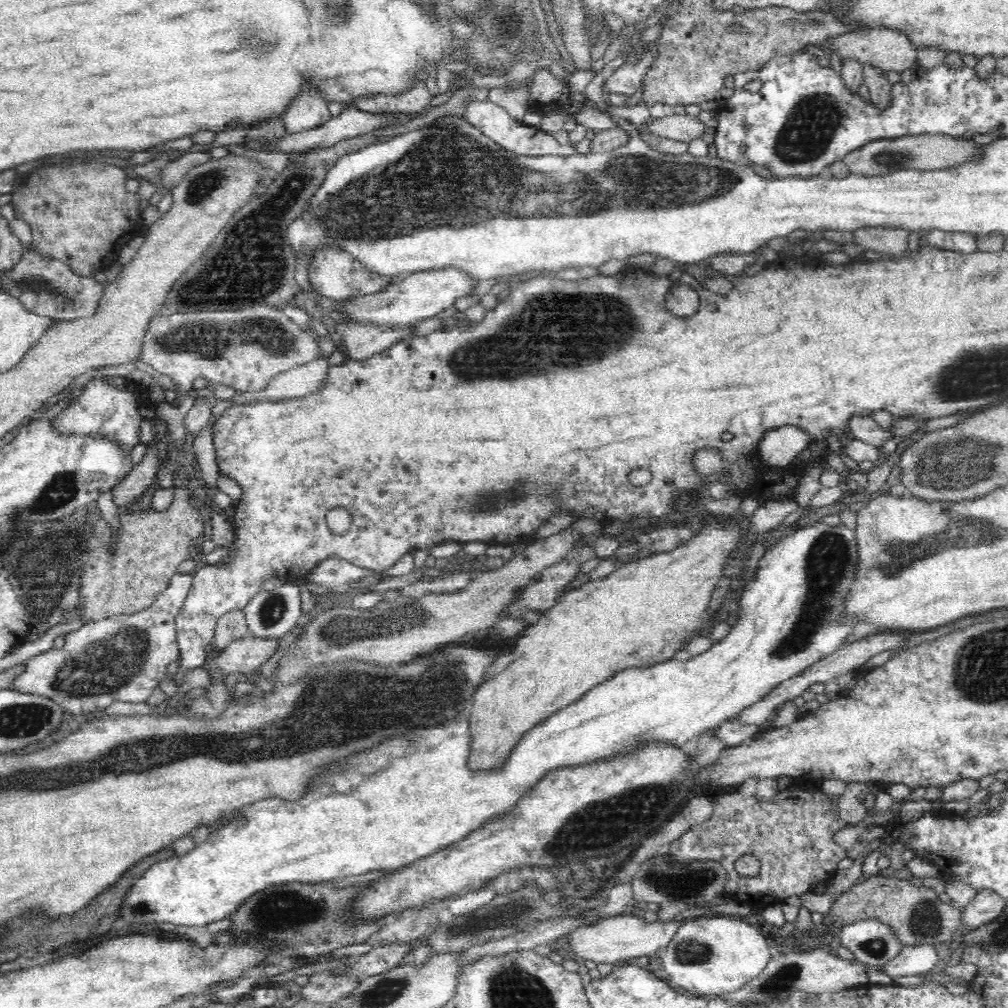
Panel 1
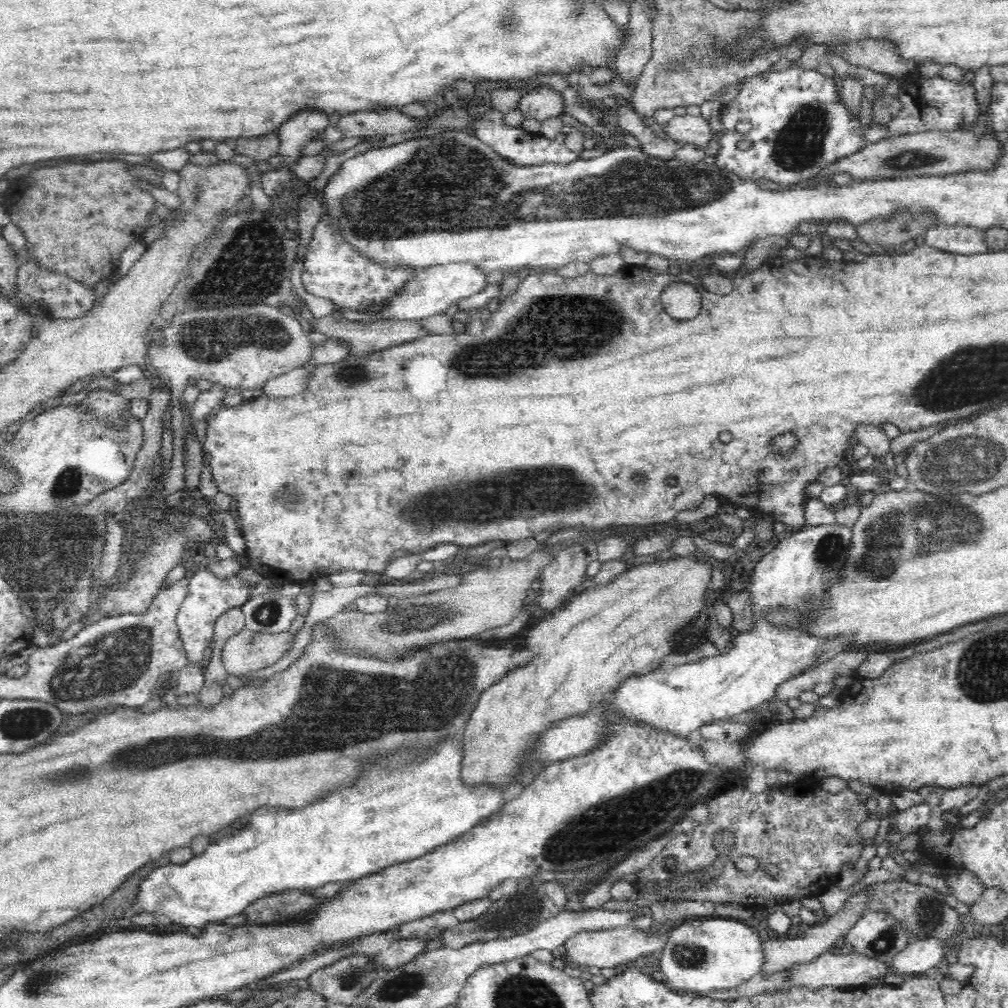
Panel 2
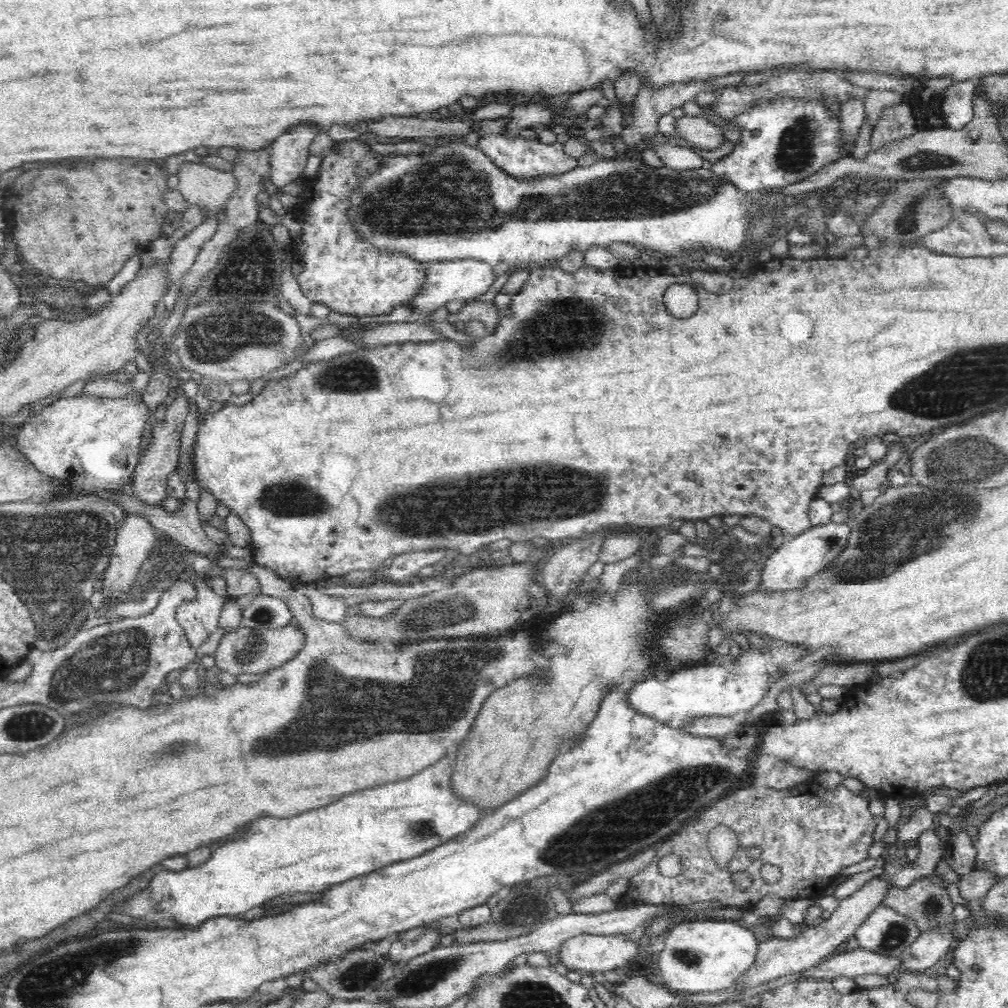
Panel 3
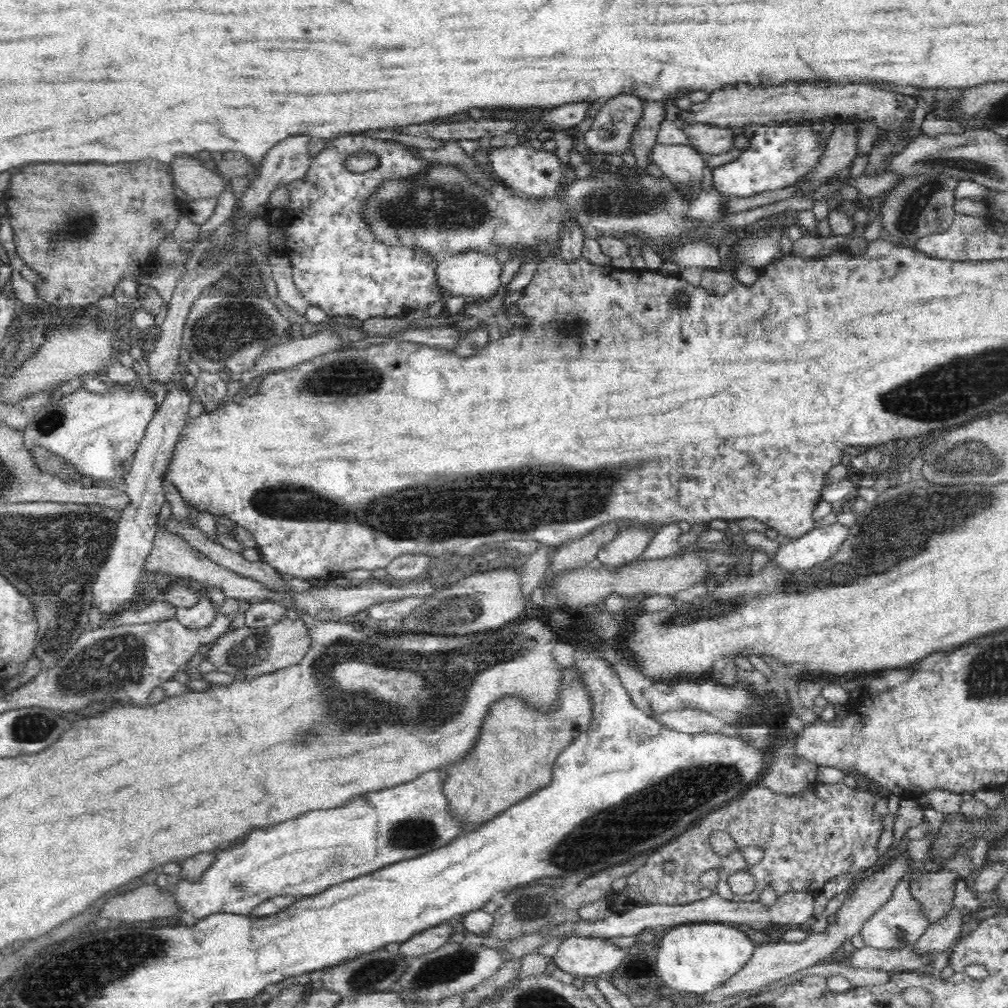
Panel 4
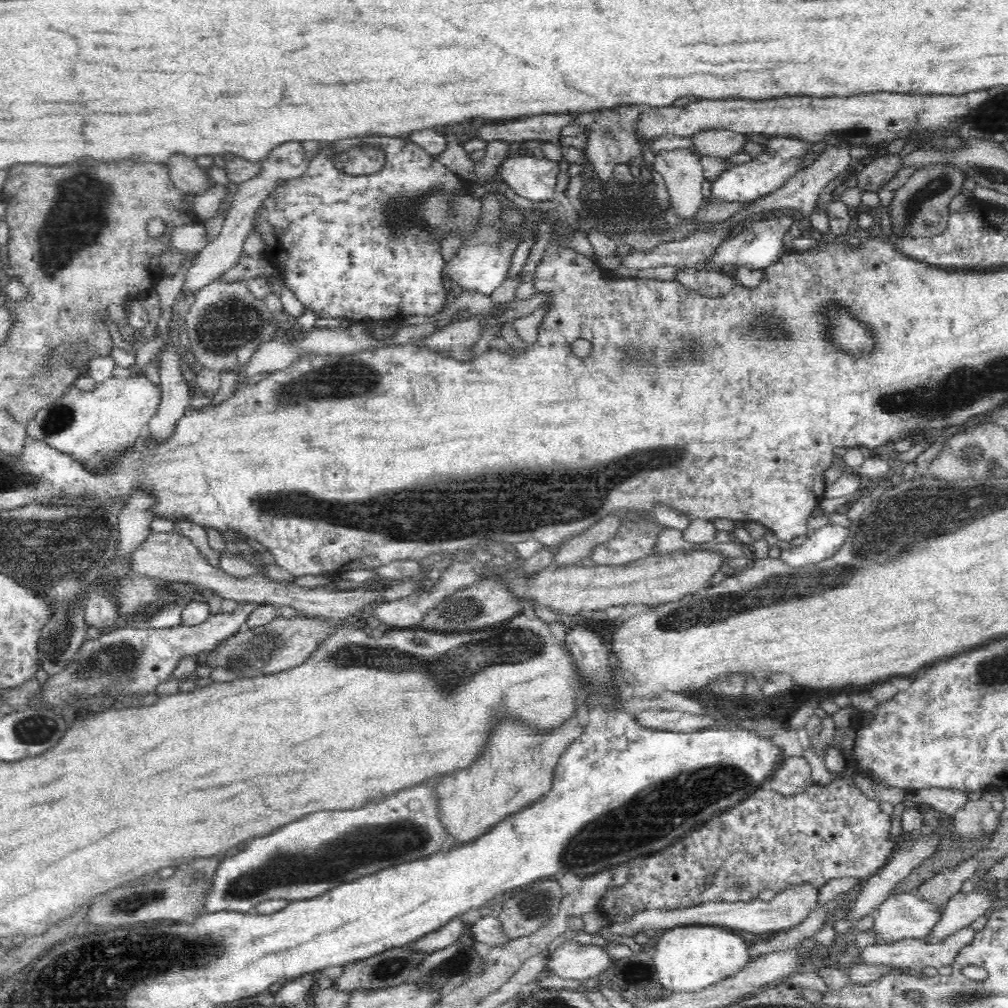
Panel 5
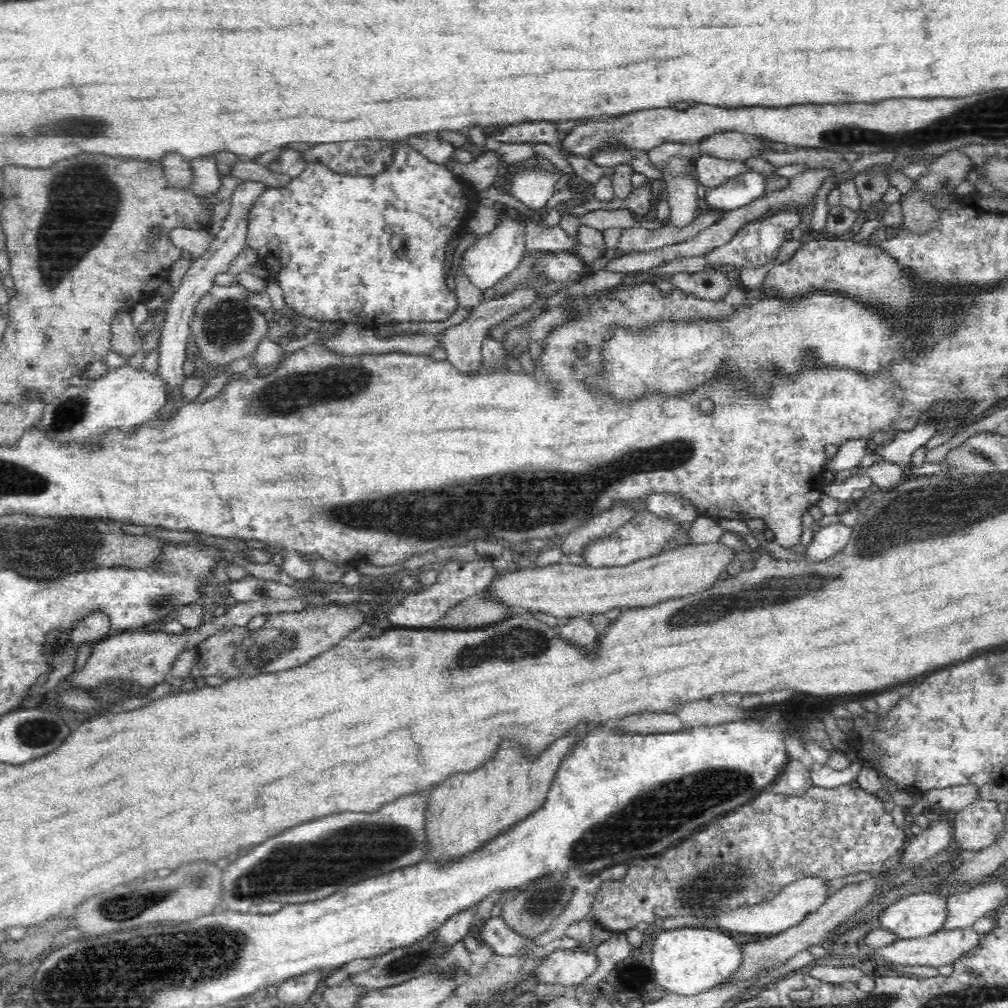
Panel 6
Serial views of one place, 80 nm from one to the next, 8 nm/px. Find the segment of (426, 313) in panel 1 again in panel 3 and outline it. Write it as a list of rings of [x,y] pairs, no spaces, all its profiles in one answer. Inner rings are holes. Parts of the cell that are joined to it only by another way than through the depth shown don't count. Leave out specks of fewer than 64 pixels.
[[[450,258],[450,260],[431,261],[429,280],[426,294],[422,294],[422,298],[409,305],[412,310],[436,310],[455,299],[476,299],[494,288],[497,277],[494,274],[494,264],[481,258]]]

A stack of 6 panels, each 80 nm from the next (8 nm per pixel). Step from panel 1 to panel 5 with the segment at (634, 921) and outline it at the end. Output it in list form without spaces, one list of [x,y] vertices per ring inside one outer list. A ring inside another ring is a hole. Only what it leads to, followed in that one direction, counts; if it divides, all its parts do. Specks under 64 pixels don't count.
[[[564,943],[549,954],[543,970],[562,980],[587,982],[608,966],[608,957],[602,947]]]

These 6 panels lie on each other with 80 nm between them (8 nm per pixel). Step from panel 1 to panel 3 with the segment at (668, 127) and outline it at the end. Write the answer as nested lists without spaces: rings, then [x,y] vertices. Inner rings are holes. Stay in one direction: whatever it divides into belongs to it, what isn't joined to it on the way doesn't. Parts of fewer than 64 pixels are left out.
[[[684,115],[675,125],[681,137],[697,150],[716,150],[726,142],[724,130],[704,117]]]

